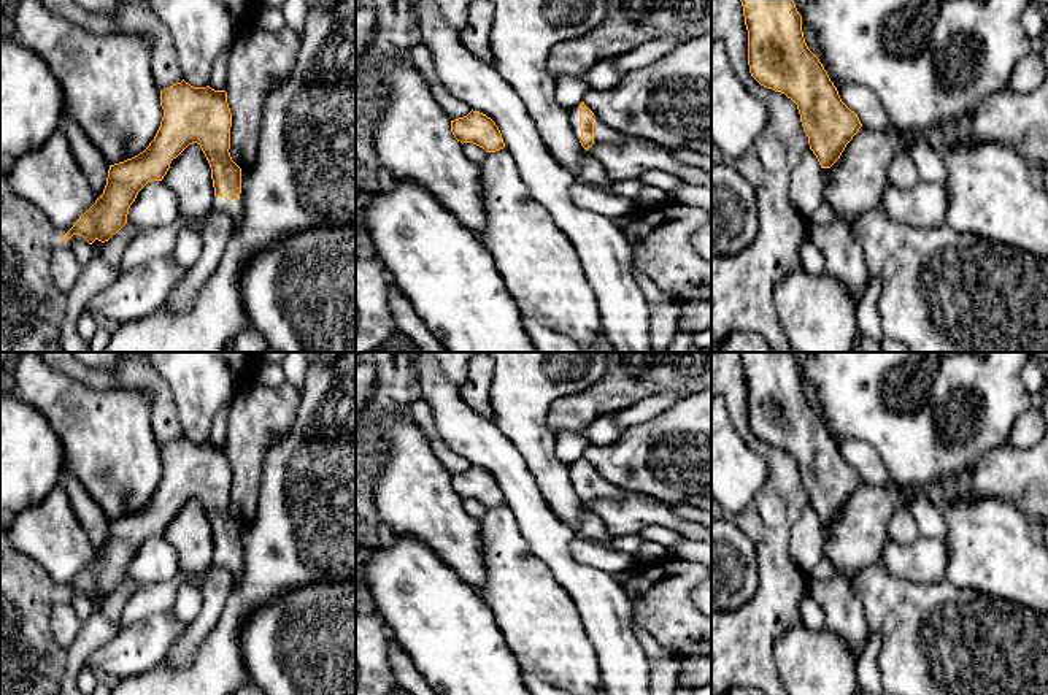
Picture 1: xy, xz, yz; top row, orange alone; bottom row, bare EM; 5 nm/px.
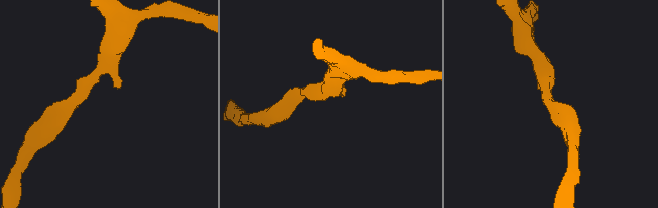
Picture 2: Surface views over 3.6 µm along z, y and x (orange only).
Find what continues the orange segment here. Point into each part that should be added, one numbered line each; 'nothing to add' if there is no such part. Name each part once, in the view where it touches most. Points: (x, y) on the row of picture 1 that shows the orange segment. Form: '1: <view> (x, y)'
1: xz (575, 111)

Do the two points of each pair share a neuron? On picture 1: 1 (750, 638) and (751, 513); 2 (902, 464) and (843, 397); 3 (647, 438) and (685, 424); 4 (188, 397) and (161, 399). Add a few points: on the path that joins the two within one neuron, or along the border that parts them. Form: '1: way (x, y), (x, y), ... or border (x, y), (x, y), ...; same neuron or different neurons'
1: way (770, 606), (770, 545); same neuron
2: way (896, 446), (861, 411); same neuron
3: way (656, 438), (670, 438), (675, 433); same neuron
4: border (153, 368), (169, 387), (183, 433); different neurons

